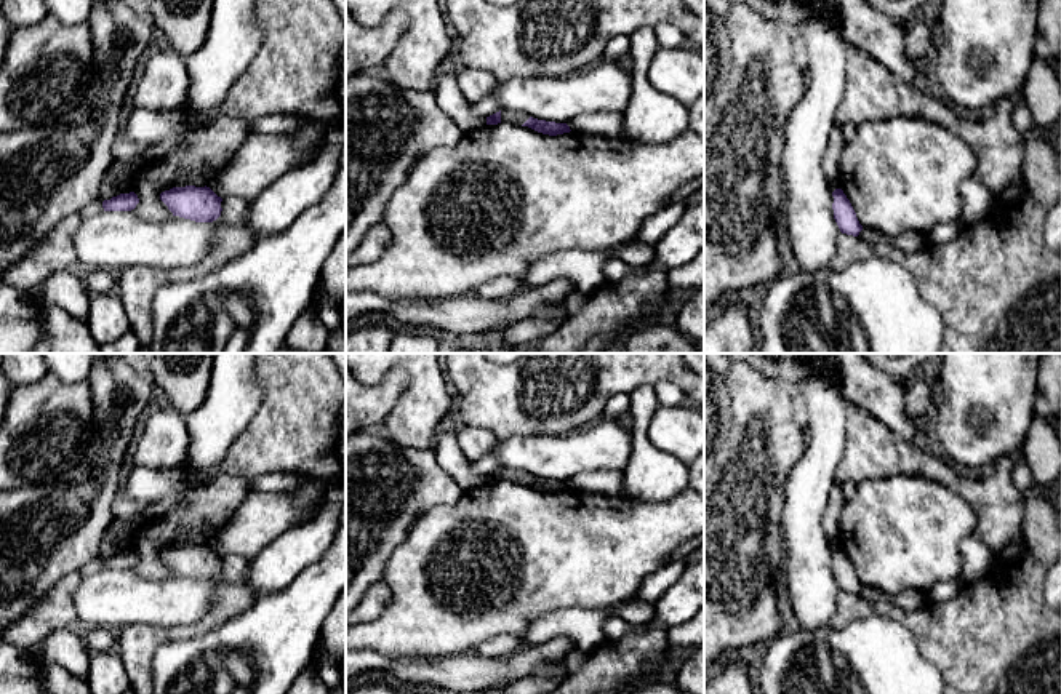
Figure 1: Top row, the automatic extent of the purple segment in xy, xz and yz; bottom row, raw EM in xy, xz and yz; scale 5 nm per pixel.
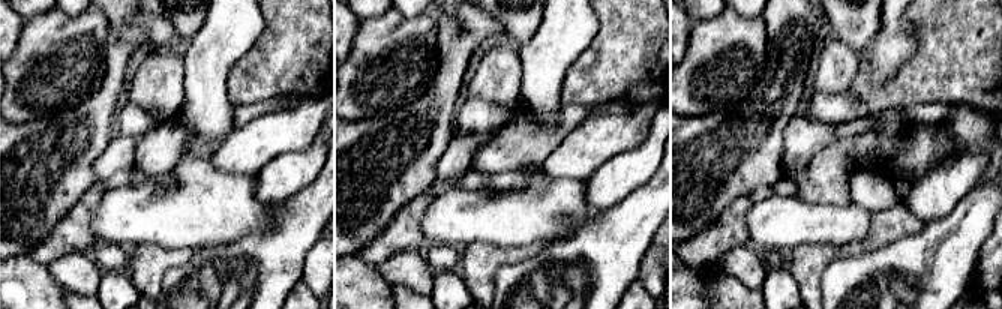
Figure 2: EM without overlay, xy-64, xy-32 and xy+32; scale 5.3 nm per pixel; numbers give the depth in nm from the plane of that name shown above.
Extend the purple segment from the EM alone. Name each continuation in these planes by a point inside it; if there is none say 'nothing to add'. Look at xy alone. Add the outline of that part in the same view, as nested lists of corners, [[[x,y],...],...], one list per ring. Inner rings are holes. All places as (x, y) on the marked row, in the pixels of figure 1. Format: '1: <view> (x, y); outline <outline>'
nothing to add

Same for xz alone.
nothing to add

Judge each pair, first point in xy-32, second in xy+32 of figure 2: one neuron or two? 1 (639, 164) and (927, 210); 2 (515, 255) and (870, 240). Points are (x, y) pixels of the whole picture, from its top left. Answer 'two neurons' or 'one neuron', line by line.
1: one neuron
2: one neuron

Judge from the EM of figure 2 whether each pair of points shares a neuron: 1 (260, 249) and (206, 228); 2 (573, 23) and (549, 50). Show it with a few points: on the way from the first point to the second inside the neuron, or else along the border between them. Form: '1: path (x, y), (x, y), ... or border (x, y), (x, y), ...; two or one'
1: border (270, 231), (242, 236), (210, 249); two
2: path (567, 29), (555, 44); one

